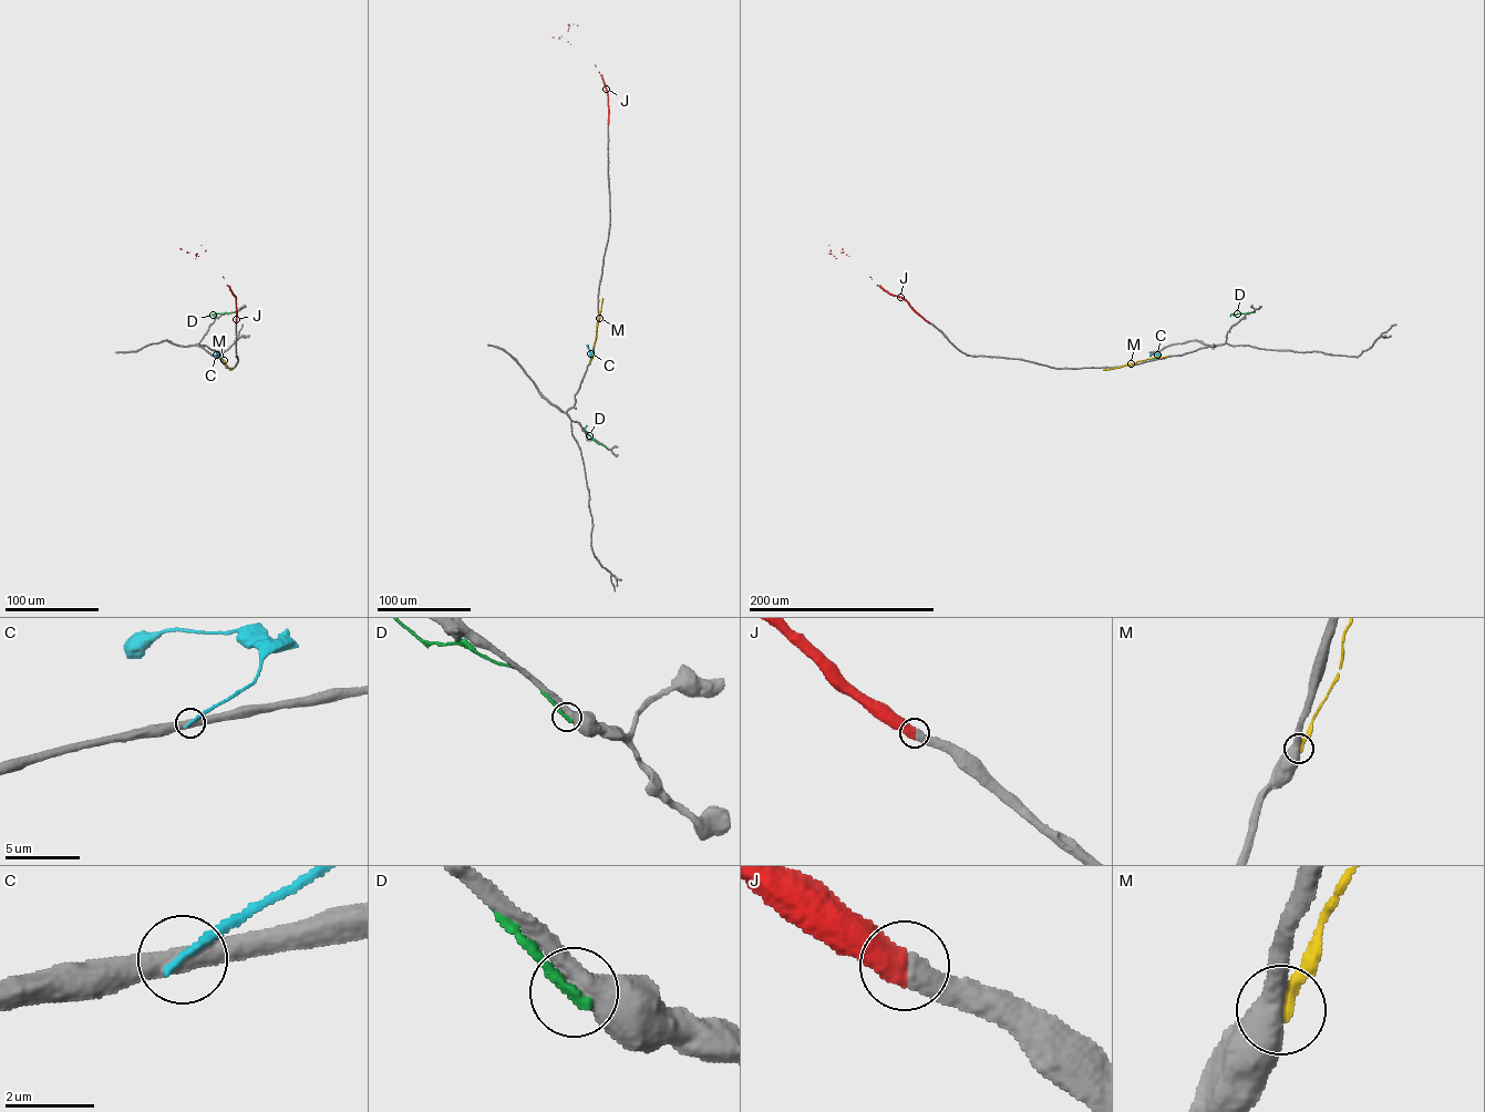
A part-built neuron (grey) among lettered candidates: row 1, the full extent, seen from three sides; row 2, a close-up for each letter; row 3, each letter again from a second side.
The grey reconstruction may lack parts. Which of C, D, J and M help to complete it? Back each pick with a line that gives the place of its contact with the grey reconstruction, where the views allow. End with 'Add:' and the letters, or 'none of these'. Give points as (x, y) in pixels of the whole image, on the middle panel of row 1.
J: contact (608, 124)
Add: J

